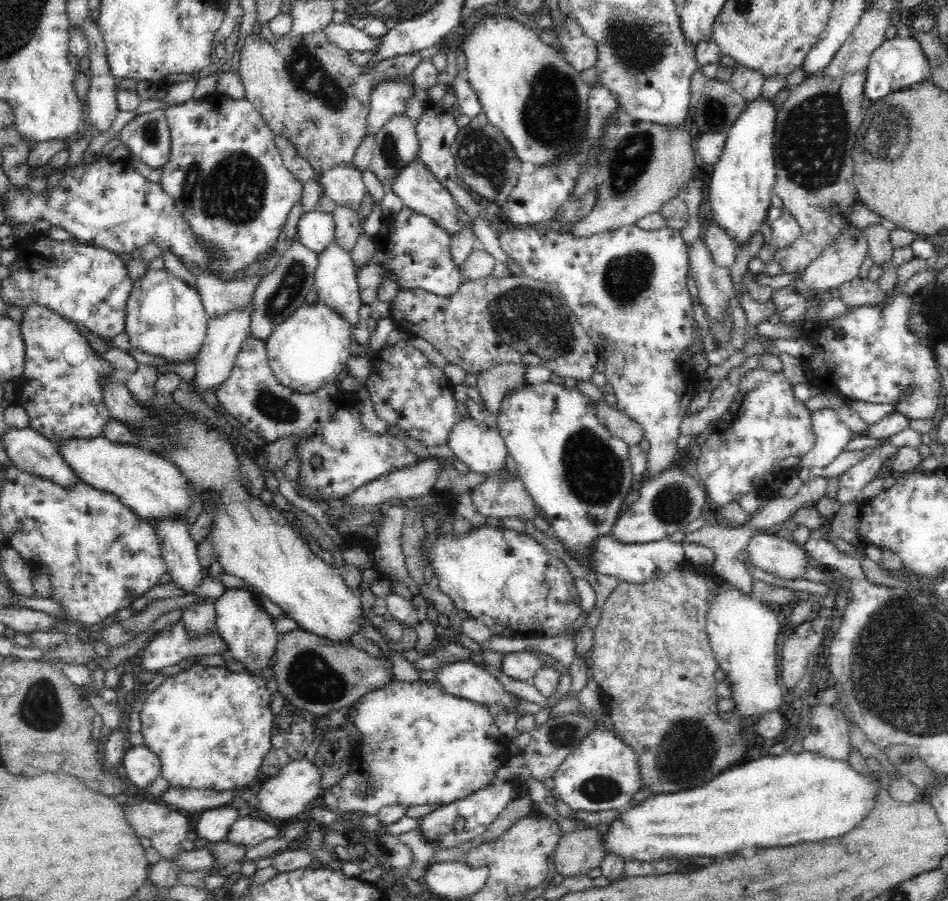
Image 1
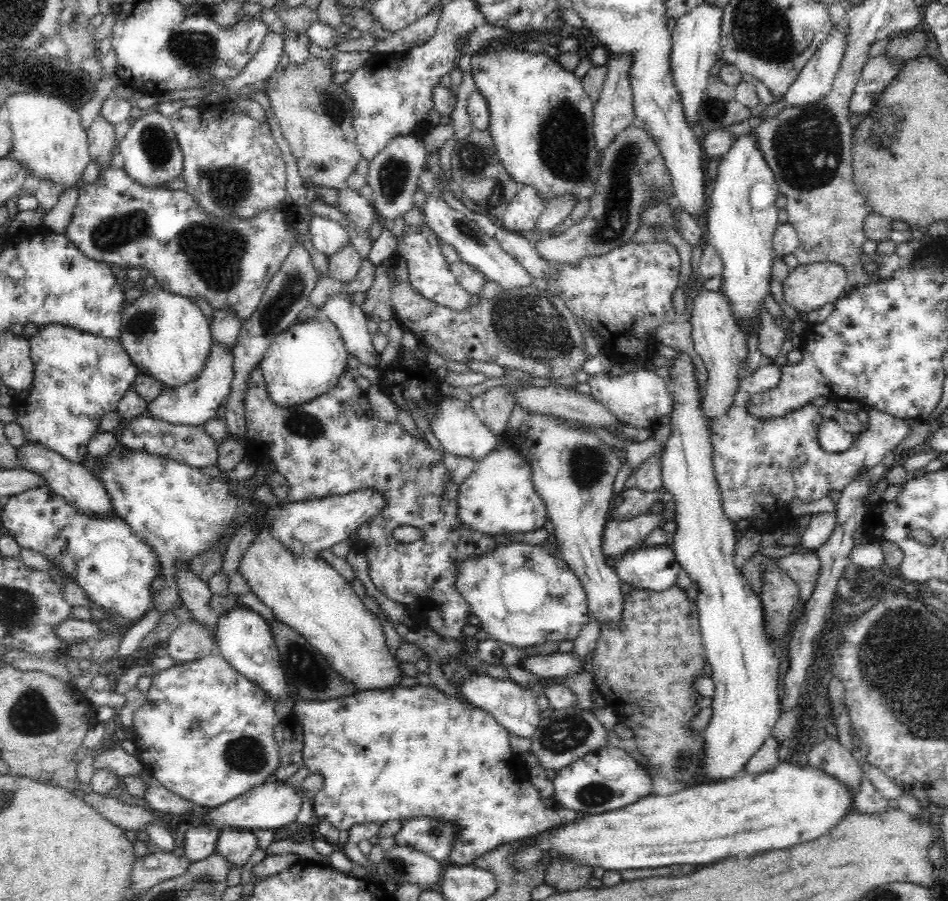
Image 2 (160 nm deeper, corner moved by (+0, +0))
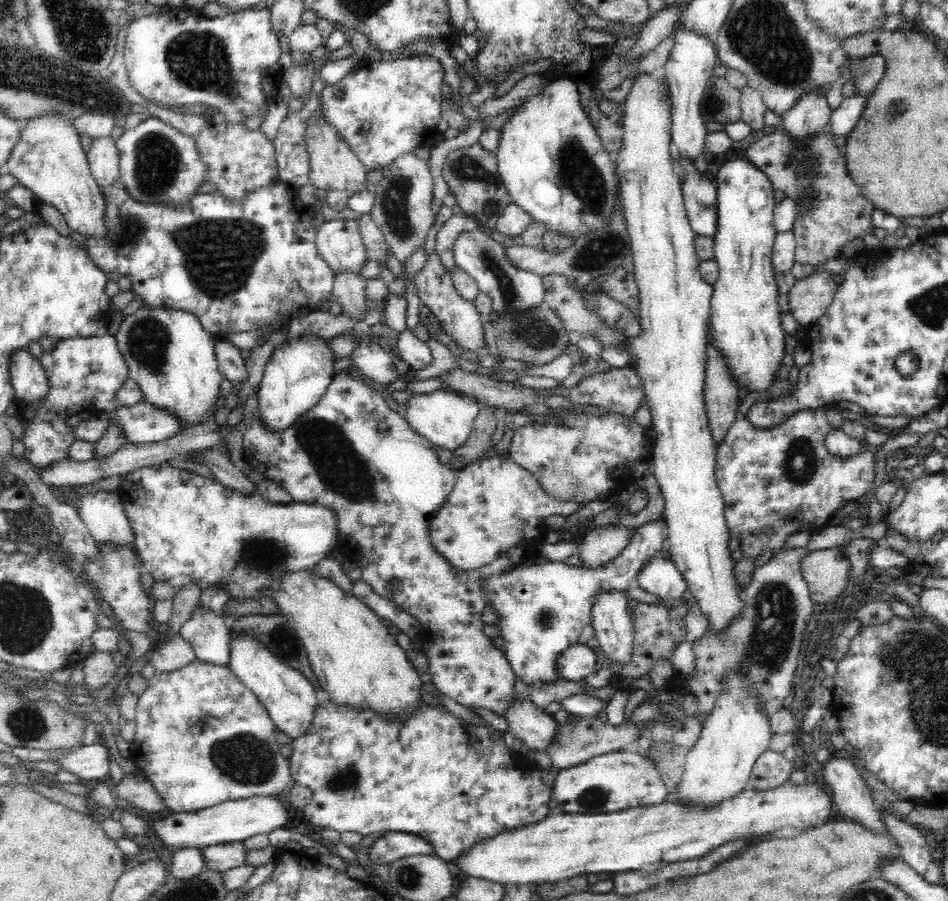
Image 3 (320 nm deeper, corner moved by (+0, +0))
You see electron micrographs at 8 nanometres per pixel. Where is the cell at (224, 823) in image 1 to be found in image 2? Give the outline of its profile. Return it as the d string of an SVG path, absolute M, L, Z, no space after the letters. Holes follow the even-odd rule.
M207 826L190 828L184 838L184 855L191 864L196 864L215 854L219 832Z

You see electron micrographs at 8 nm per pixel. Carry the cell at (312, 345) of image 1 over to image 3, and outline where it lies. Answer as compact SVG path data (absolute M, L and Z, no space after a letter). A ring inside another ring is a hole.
M300 338L286 342L274 350L272 358L266 364L264 377L257 391L258 416L270 432L290 428L298 418L310 412L323 398L333 380L335 360L327 340L318 338Z

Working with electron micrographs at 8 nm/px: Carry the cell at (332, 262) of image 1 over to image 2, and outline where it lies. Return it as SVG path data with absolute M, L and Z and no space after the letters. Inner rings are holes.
M333 295L323 307L320 316L338 329L347 355L356 357L363 365L380 371L380 356L373 346L373 335L368 331L368 317L360 306L350 303L348 295Z

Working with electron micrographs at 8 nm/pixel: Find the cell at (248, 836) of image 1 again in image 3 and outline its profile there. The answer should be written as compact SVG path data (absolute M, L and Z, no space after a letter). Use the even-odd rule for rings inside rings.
M247 843L218 844L201 850L204 868L222 874L231 868L245 865Z

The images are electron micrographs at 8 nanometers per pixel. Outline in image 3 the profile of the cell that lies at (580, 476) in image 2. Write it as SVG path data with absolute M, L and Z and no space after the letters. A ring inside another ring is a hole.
M603 590L591 610L598 650L605 652L606 659L615 660L620 665L631 659L633 648L634 630L627 603L629 599L623 591Z

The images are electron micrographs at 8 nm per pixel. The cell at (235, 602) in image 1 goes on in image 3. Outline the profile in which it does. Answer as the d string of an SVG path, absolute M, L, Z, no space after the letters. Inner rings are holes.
M246 632L232 633L230 641L230 670L249 688L263 705L274 728L282 730L290 738L298 738L307 732L314 720L318 706L315 686L296 668L284 663L262 643Z

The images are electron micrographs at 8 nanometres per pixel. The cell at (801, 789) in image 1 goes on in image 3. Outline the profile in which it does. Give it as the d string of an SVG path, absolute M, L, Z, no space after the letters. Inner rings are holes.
M791 781L779 785L775 789L746 790L737 793L733 798L727 798L718 805L698 805L694 801L676 800L664 801L657 805L642 805L638 808L622 809L620 812L606 814L570 814L561 811L550 812L541 822L518 828L515 831L504 832L492 839L481 839L471 847L460 859L454 860L457 868L468 877L475 880L492 881L494 884L558 884L573 876L625 873L639 870L644 864L678 863L702 856L718 849L718 846L742 836L764 836L768 832L780 830L782 826L822 827L832 810L831 795L821 786L807 782L795 786Z

